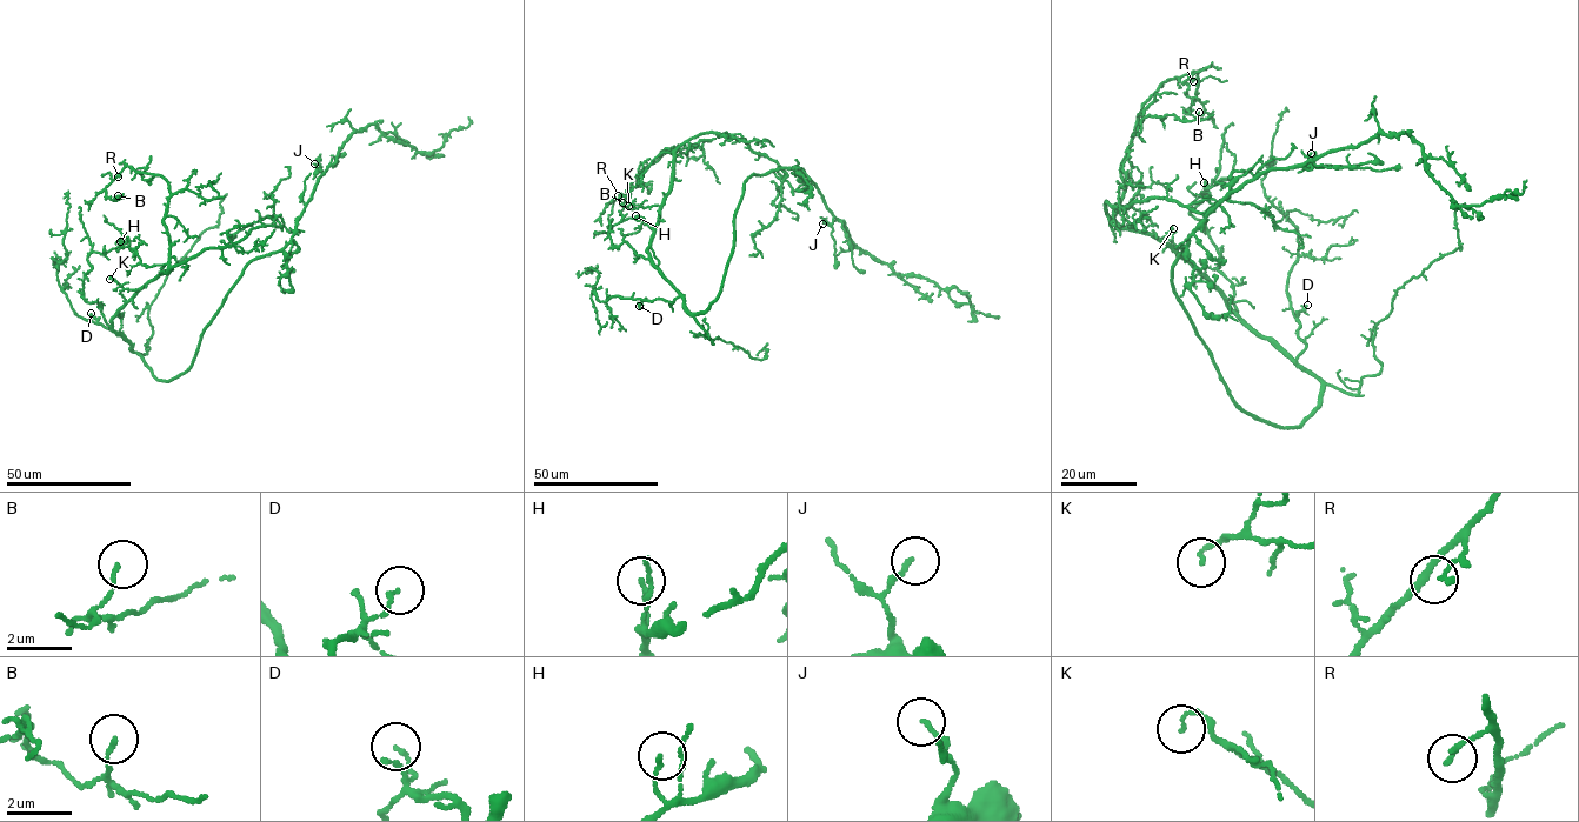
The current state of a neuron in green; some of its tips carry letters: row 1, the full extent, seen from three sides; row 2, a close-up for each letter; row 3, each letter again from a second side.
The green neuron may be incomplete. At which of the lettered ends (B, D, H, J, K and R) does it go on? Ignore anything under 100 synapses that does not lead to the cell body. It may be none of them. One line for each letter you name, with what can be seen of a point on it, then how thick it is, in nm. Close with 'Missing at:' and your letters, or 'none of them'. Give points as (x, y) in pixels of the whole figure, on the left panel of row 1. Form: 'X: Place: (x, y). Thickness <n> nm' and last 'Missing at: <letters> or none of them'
Missing at: none of them

